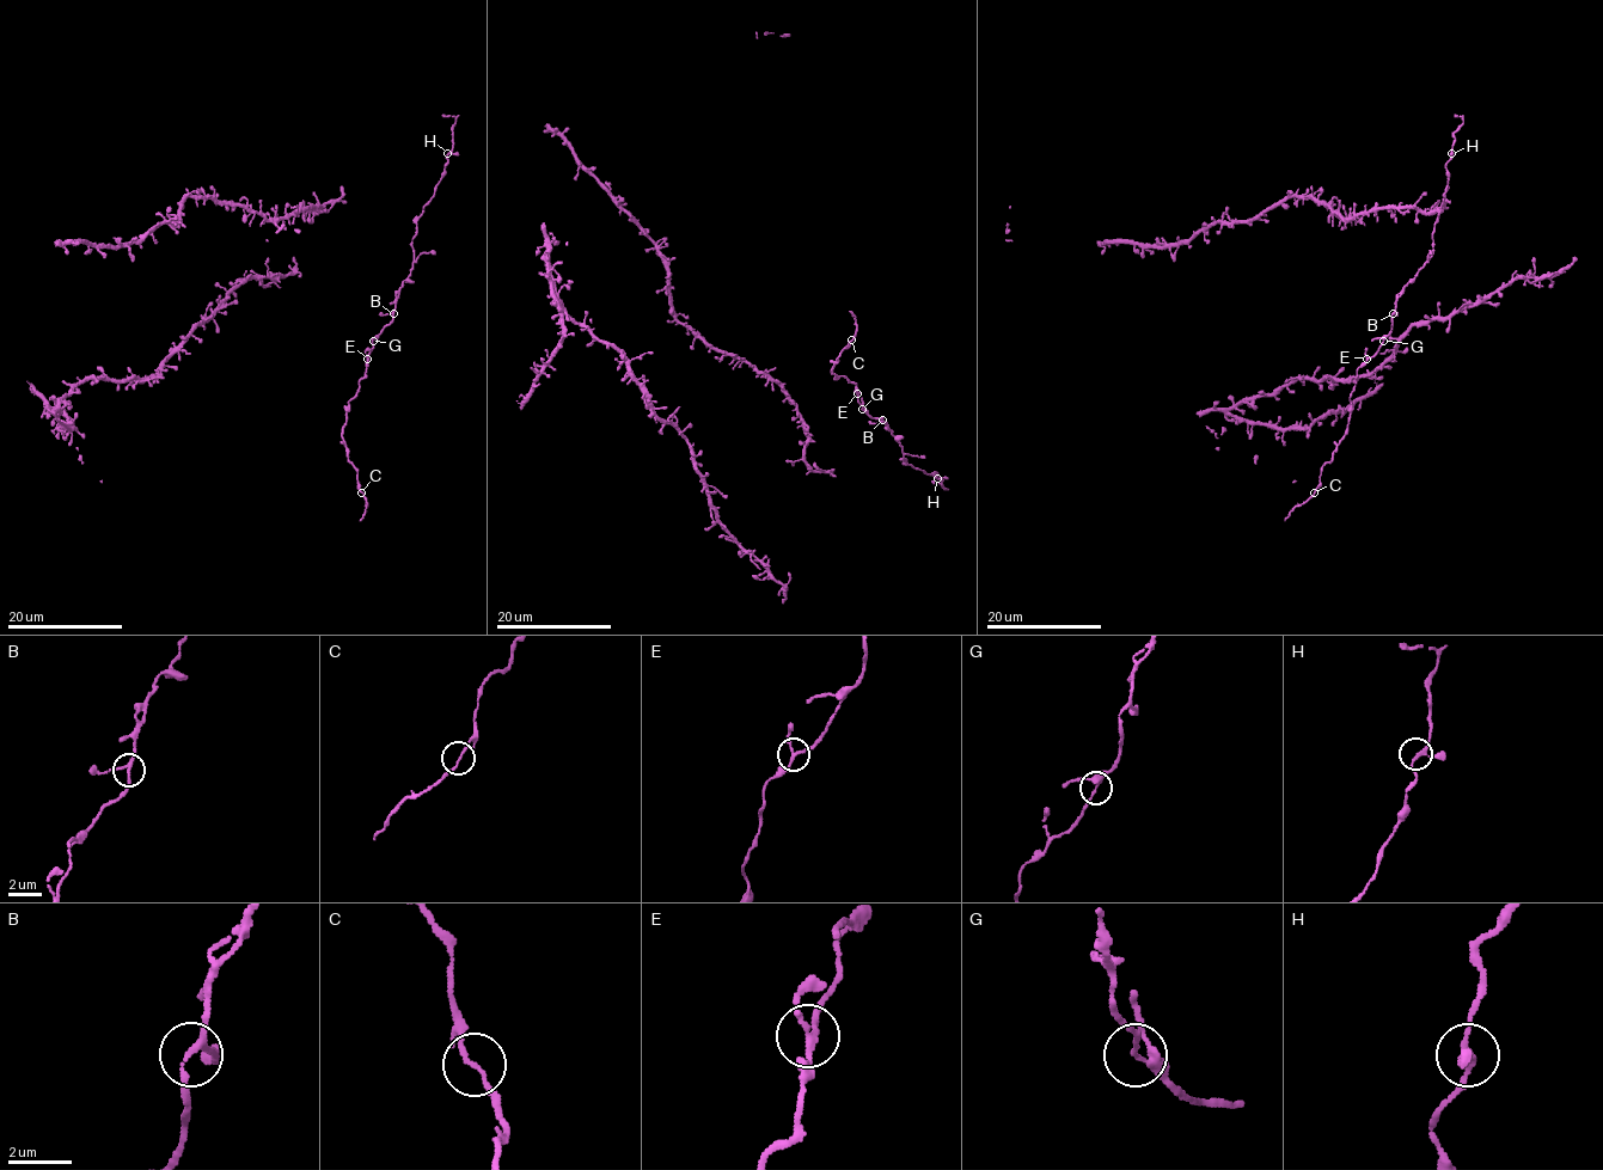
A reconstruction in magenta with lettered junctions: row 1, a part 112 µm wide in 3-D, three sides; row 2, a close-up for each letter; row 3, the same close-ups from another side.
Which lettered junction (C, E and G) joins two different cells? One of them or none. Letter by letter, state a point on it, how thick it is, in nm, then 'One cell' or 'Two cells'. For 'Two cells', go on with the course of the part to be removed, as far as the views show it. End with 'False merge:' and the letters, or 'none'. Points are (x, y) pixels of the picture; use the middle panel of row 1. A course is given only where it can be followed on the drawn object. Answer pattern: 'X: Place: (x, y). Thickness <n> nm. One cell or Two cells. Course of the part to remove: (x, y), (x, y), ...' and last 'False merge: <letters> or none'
C: Place: (851, 340). Thickness 130 nm. One cell
E: Place: (857, 393). Thickness 170 nm. One cell
G: Place: (862, 409). Thickness 140 nm. One cell
False merge: none

